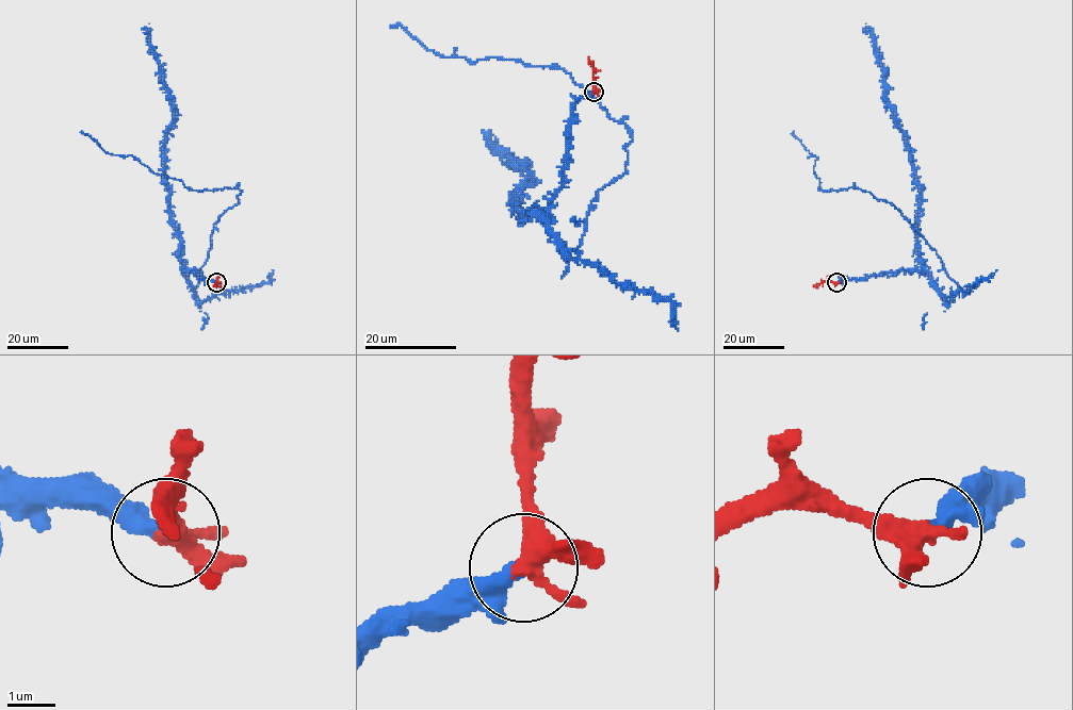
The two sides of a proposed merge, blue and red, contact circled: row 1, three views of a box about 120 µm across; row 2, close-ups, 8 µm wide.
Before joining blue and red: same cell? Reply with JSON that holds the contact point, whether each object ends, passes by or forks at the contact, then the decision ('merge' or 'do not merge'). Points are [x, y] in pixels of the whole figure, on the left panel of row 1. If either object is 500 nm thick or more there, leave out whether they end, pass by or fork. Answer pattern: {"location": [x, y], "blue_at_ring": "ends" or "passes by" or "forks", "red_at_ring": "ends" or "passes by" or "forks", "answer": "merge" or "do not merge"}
{"location": [216, 282], "blue_at_ring": "ends", "red_at_ring": "forks", "answer": "merge"}

